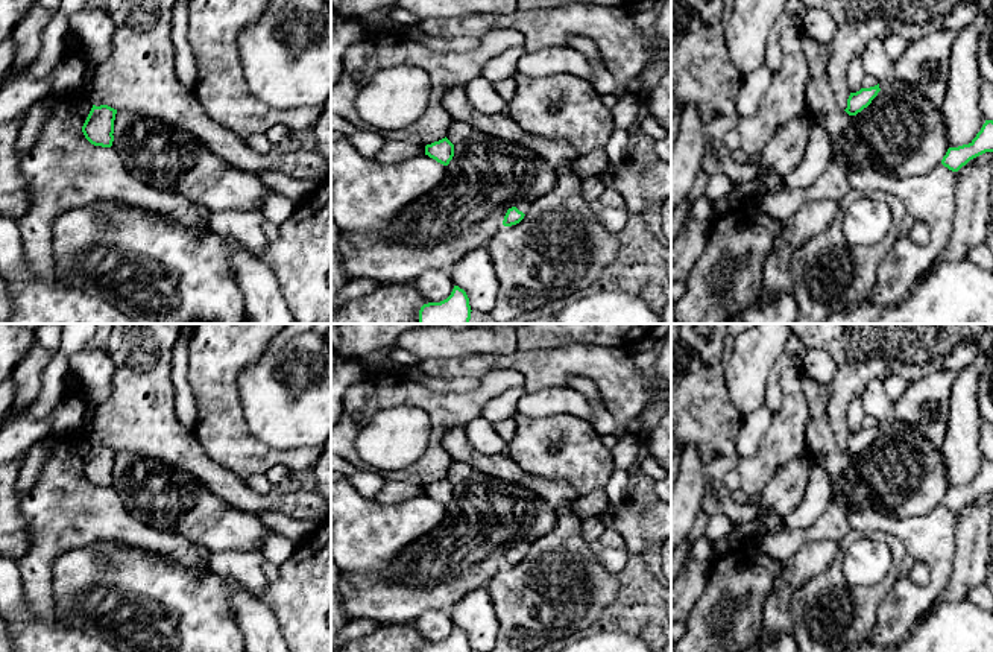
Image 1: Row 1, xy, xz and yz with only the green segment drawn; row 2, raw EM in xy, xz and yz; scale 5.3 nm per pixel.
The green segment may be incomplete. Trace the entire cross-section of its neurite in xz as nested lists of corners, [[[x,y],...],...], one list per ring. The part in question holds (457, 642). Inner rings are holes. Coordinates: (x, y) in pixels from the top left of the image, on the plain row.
[[[454,626],[451,635],[440,643],[428,643],[419,652],[472,652],[469,638],[463,629]]]

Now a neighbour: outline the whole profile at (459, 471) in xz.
[[[452,461],[446,479],[457,485],[468,479],[474,473],[474,468],[469,464]]]

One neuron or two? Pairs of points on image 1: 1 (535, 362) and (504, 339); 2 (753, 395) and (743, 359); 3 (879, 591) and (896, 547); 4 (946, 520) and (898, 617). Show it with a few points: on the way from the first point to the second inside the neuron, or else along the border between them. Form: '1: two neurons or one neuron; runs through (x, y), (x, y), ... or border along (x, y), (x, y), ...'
1: two neurons; border along (516, 348), (512, 353), (482, 354)
2: one neuron; runs through (747, 386), (747, 368)
3: one neuron; runs through (888, 581), (896, 558)
4: one neuron; runs through (939, 544), (939, 579), (922, 596)

